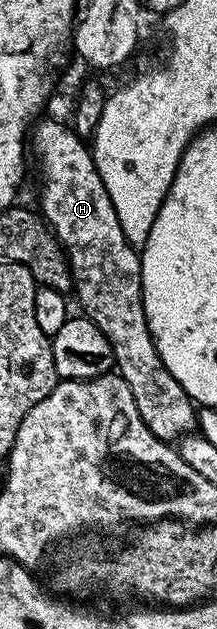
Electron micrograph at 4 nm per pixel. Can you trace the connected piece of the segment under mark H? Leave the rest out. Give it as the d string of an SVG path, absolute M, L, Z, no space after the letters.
M42 118L31 131L31 155L32 158L33 155L37 158L37 163L41 166L41 207L39 206L39 214L48 223L49 228L53 230L53 236L60 241L61 248L65 250L69 261L69 272L73 274L73 291L75 292L75 296L77 295L78 301L81 302L82 309L80 310L86 319L90 319L106 335L107 341L110 342L116 370L123 377L123 381L127 381L127 385L131 389L131 397L135 397L135 405L139 409L139 417L143 417L143 425L147 425L147 429L151 429L151 433L155 433L155 437L166 441L180 440L181 436L190 434L198 426L199 411L188 393L183 389L183 385L179 385L179 381L175 381L175 377L171 377L167 365L163 365L163 361L155 349L155 341L151 337L151 329L147 325L147 317L143 309L143 297L141 296L141 256L138 248L132 247L128 237L123 233L121 222L115 213L115 205L107 193L107 185L103 185L103 177L99 177L99 169L95 165L92 150L87 146L86 140L78 135L72 126L65 124L64 127L57 119L44 119Z

